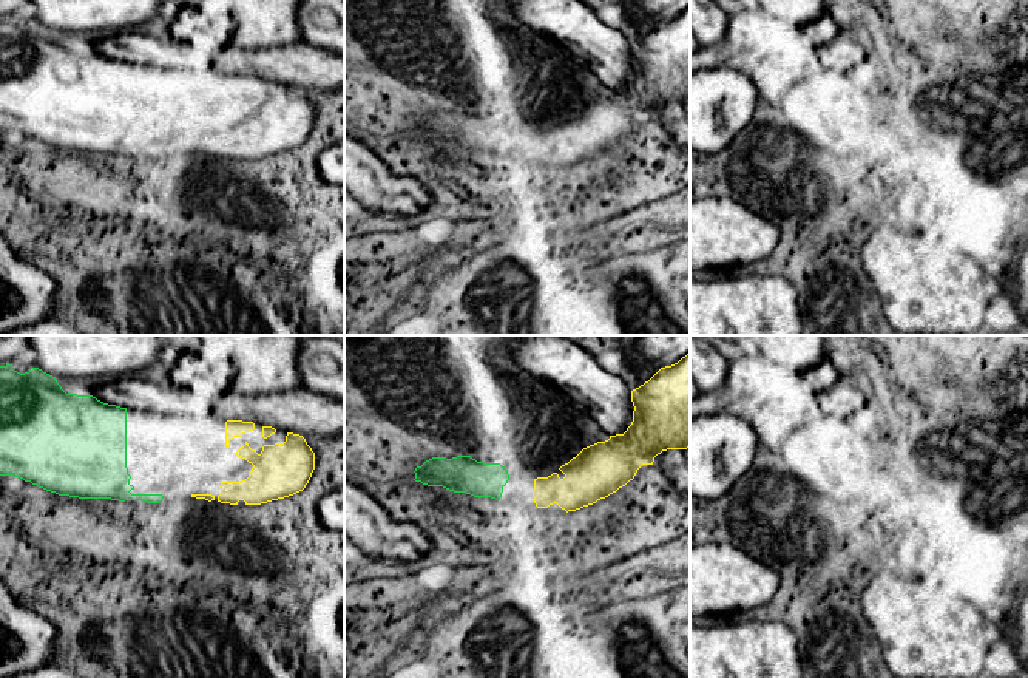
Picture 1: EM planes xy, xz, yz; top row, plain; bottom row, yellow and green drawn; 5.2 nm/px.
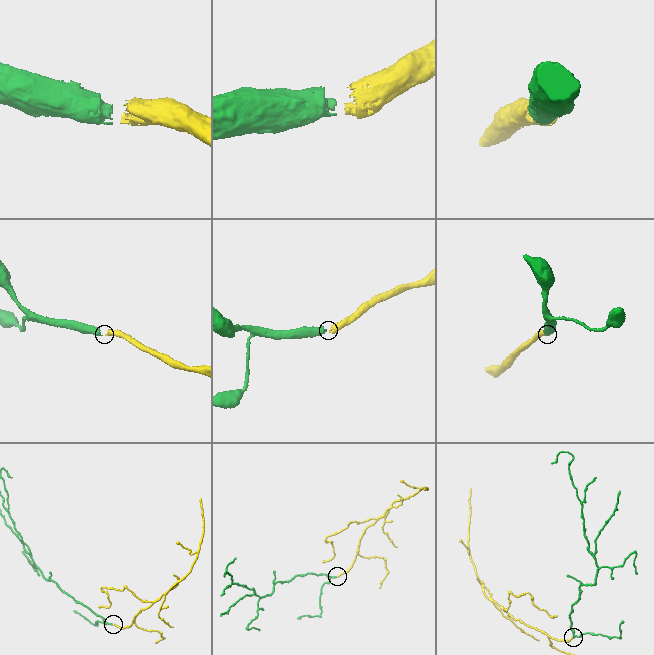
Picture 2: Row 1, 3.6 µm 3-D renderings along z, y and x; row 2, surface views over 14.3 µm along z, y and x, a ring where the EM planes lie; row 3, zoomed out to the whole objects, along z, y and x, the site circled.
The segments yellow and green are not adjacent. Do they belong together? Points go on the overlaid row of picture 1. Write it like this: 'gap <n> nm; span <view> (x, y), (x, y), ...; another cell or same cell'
gap 140 nm; span xz (534, 479), (508, 479); same cell

